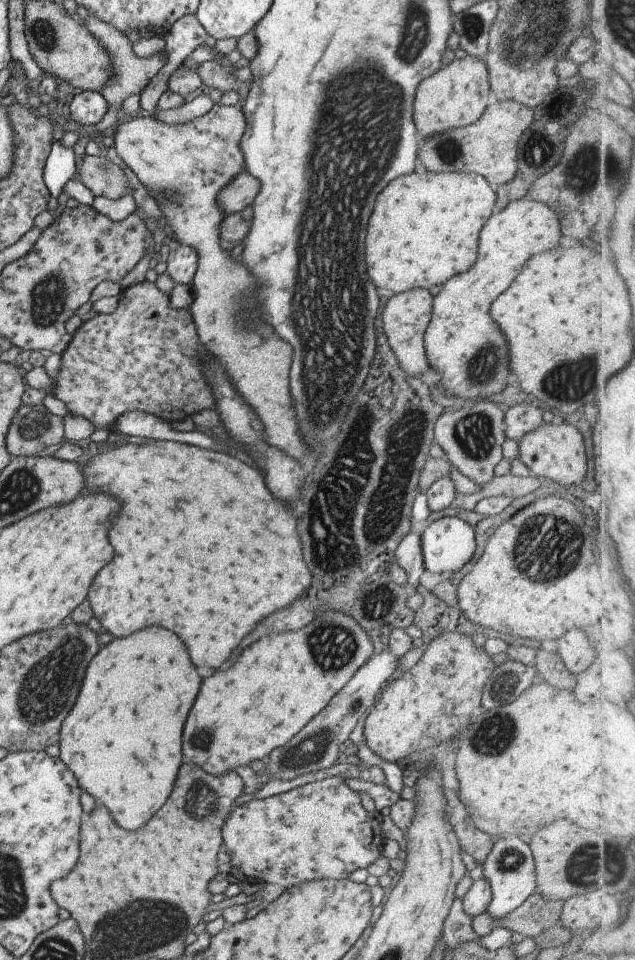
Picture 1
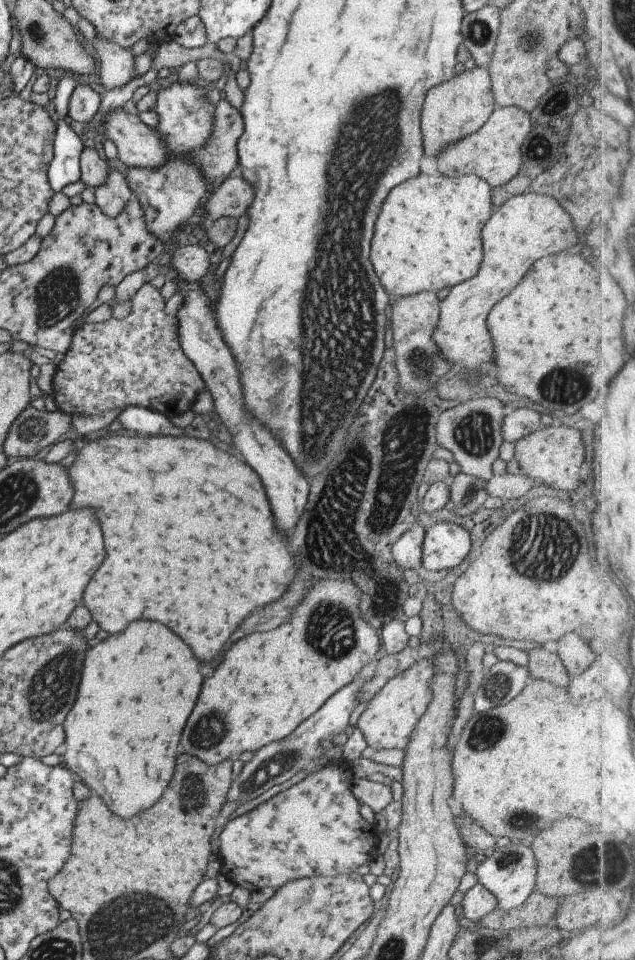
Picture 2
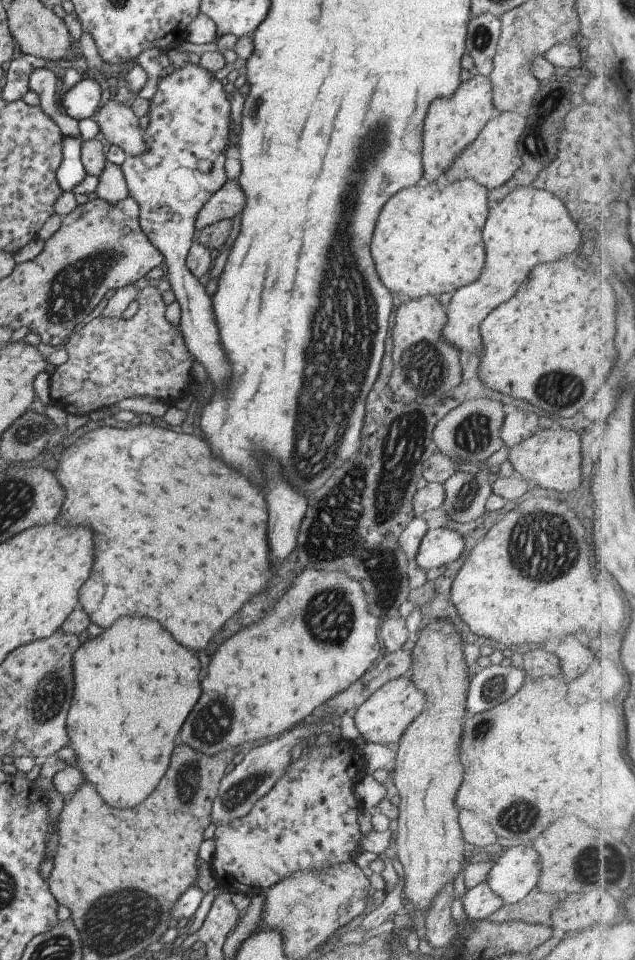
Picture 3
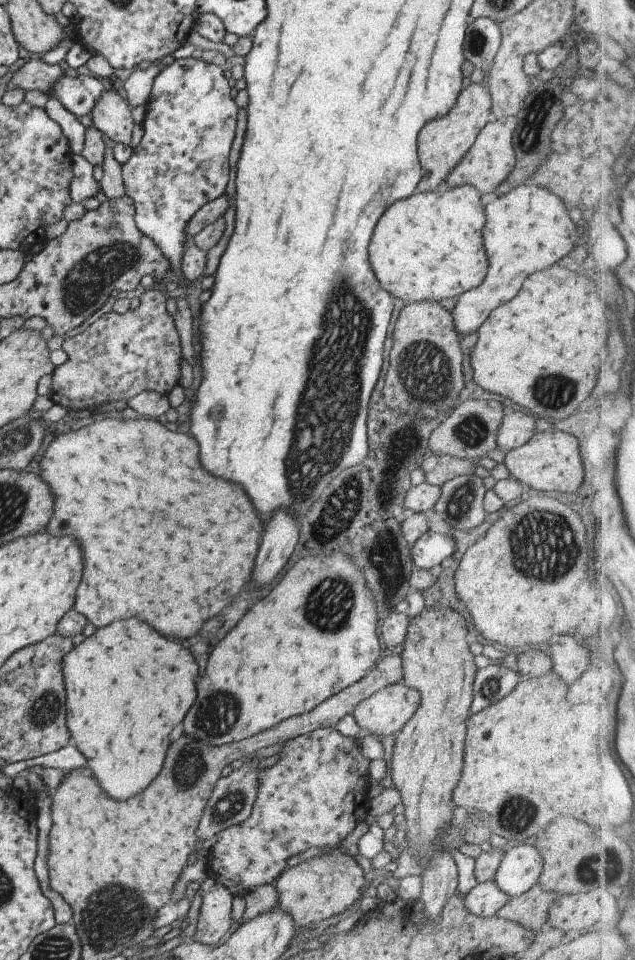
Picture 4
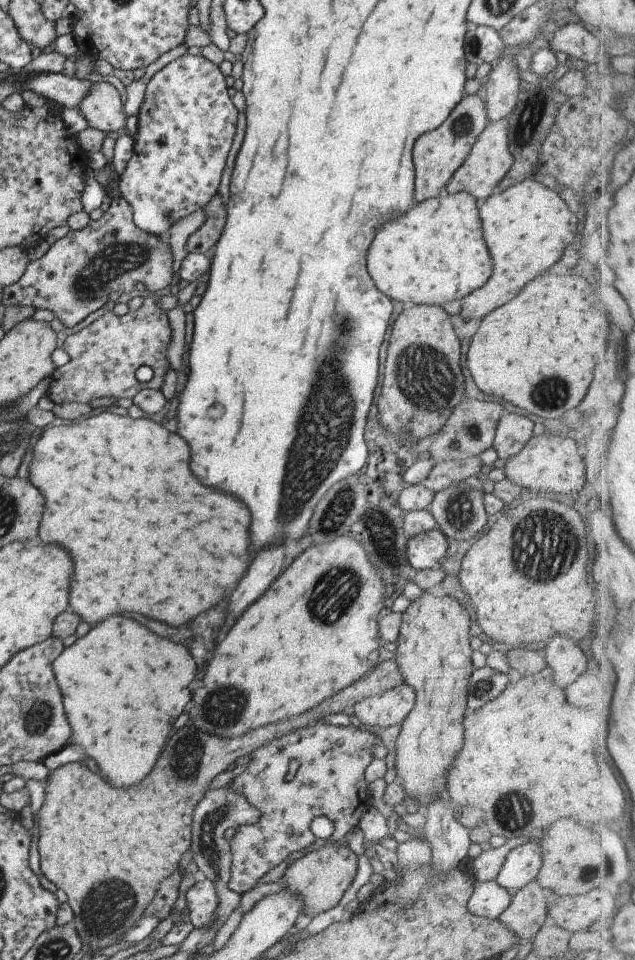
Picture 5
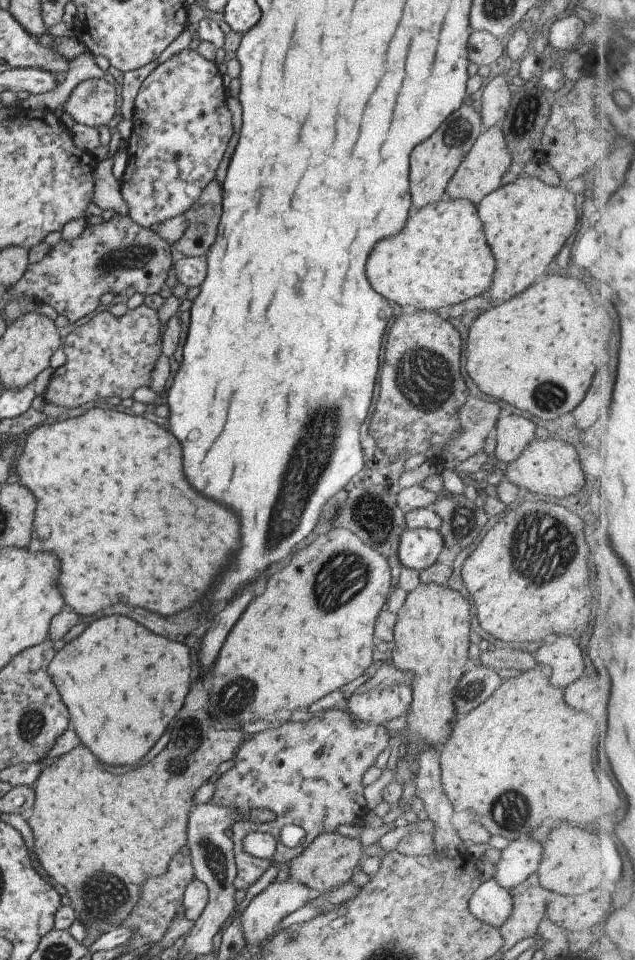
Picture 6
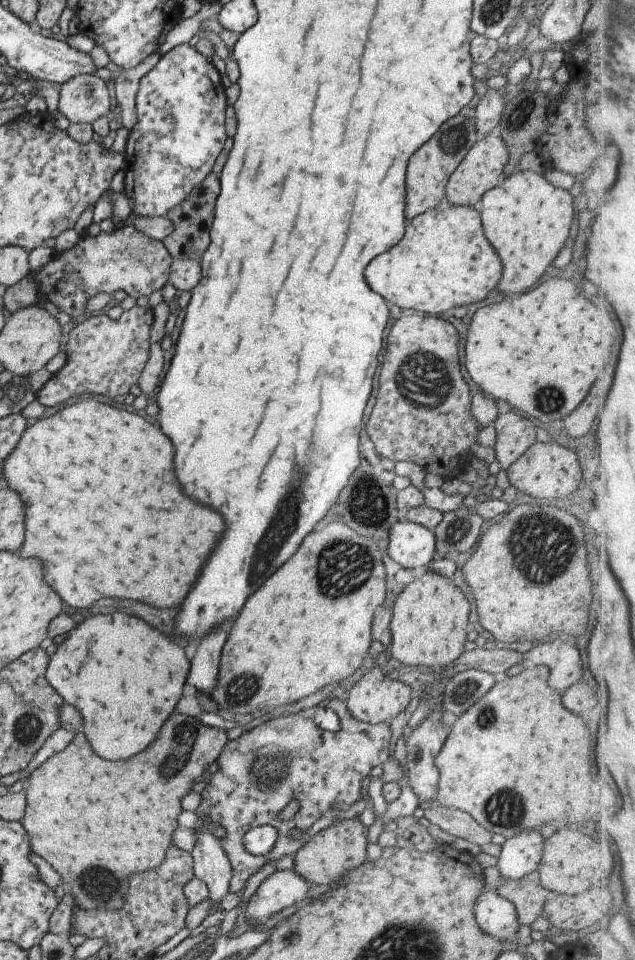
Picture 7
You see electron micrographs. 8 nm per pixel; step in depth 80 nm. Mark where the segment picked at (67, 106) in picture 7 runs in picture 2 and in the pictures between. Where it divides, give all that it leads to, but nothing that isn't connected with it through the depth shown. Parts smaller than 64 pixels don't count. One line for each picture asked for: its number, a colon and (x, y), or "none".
2: (137, 145)
3: (116, 122)
4: (110, 115)
5: (101, 107)
6: (92, 102)

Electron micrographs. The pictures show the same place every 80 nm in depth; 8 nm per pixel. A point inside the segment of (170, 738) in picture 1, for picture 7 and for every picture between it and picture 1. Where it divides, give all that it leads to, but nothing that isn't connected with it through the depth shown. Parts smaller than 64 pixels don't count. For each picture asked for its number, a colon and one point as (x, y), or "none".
2: (124, 728)
3: (133, 686)
4: (122, 702)
5: (122, 686)
6: (121, 685)
7: (128, 678)

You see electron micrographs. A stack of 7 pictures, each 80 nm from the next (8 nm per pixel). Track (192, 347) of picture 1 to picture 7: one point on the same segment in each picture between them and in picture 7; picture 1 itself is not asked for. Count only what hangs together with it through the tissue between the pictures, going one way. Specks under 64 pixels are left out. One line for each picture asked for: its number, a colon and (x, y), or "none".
2: (137, 361)
3: (109, 359)
4: (117, 356)
5: (103, 356)
6: (107, 356)
7: (104, 356)

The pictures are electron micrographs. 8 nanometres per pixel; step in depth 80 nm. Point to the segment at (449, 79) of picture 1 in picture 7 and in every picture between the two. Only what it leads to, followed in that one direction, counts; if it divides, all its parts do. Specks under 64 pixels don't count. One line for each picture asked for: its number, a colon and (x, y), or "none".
2: (455, 110)
3: (450, 125)
4: (441, 145)
5: (436, 155)
6: (432, 163)
7: (429, 168)

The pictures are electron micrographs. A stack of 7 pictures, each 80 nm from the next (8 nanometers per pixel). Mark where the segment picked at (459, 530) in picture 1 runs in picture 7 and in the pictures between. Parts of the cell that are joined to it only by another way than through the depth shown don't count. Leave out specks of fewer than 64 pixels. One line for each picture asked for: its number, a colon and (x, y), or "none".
2: (444, 545)
3: (439, 546)
4: (430, 548)
5: (424, 549)
6: (417, 549)
7: (411, 545)

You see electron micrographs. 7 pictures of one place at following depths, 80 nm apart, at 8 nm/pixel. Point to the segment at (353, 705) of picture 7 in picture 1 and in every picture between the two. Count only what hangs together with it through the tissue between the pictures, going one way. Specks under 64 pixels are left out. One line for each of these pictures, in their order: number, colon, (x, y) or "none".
1: (432, 701)
2: (386, 720)
3: (380, 719)
4: (384, 712)
5: (390, 707)
6: (378, 706)

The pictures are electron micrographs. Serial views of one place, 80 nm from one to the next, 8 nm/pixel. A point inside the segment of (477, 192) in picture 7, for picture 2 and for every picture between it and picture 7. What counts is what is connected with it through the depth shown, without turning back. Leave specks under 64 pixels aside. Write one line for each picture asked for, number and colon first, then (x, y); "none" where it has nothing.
2: (492, 153)
3: (492, 157)
4: (489, 160)
5: (489, 159)
6: (479, 173)

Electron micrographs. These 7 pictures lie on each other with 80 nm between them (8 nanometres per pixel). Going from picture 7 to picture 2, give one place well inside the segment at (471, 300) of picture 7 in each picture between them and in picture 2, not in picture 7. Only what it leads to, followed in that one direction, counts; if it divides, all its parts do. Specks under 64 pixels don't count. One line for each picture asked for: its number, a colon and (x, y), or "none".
2: (426, 237)
3: (412, 261)
4: (427, 248)
5: (434, 253)
6: (440, 258)

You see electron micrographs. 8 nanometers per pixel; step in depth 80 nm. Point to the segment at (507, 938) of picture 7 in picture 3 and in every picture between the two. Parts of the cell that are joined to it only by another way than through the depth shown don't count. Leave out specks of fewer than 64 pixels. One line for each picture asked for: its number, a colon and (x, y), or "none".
3: (479, 902)
4: (483, 900)
5: (487, 899)
6: (489, 903)

